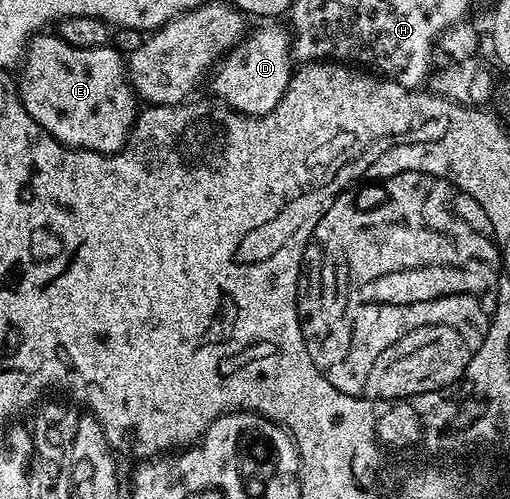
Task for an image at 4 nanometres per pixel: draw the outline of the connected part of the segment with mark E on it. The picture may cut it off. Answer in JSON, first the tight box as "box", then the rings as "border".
{"box":[16,32,136,154],"border":[[[39,32],[26,44],[21,63],[22,78],[17,79],[16,89],[22,99],[22,107],[49,132],[53,138],[76,150],[94,150],[97,154],[117,154],[130,136],[136,117],[136,95],[128,81],[128,66],[113,50],[113,45],[98,47],[74,47],[57,33]]]}

